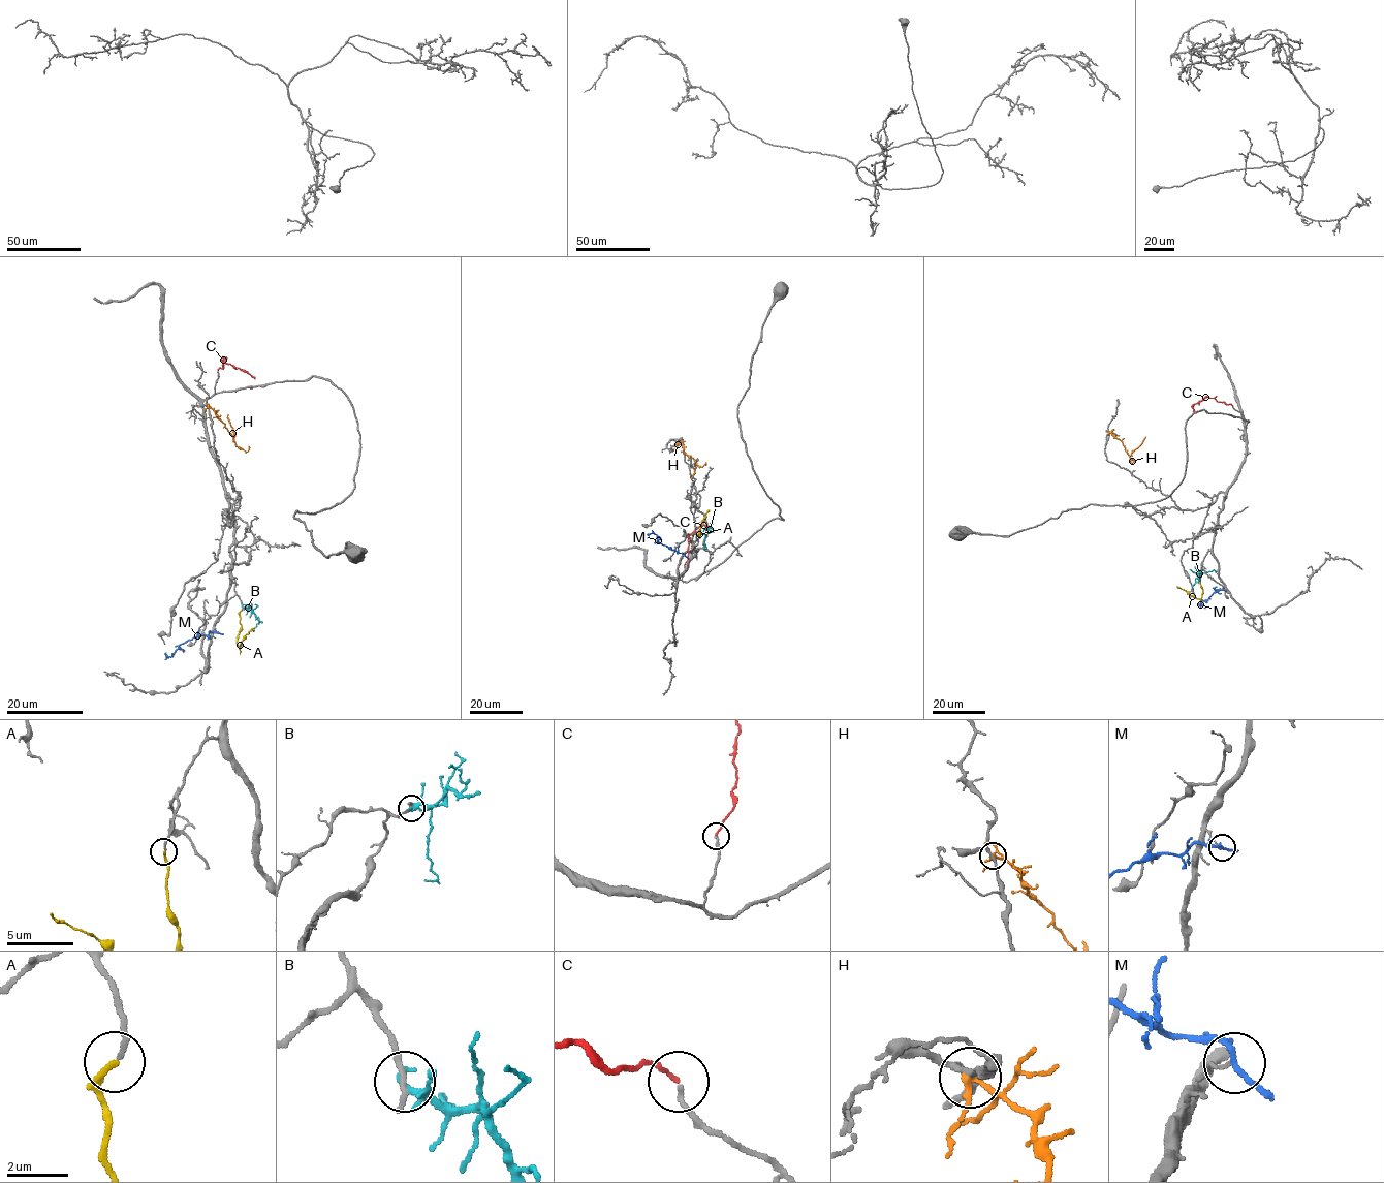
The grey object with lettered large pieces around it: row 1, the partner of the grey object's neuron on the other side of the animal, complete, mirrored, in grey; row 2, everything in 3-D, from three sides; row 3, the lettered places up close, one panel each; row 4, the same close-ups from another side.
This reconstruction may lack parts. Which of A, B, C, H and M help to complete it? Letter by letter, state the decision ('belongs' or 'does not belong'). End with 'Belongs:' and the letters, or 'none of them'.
A: belongs
B: does not belong
C: belongs
H: does not belong
M: does not belong
Belongs: A, C

